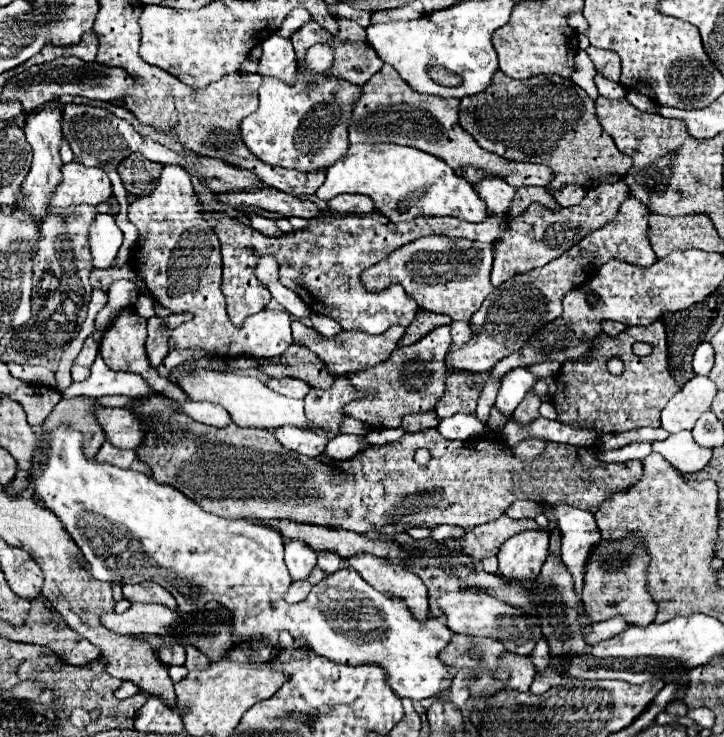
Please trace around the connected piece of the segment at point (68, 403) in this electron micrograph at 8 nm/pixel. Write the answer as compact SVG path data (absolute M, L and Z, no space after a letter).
M76 396L70 400L62 398L42 424L44 448L48 448L50 430L62 422L68 422L70 426L74 426L84 434L84 452L88 458L94 458L102 442L106 440L106 432L102 432L102 426L98 424L98 418L94 414L96 408L100 408L100 402L96 398L86 398L86 396Z

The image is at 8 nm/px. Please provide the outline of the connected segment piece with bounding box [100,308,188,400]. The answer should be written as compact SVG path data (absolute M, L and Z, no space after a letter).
M128 308L126 312L122 312L122 316L118 316L118 320L114 320L114 324L110 324L110 328L106 328L106 332L102 332L100 356L104 358L104 362L112 370L124 370L124 372L140 374L162 396L168 396L168 398L174 398L174 400L186 400L188 396L182 392L180 386L172 384L168 378L158 376L156 368L150 366L146 350L144 350L144 342L146 342L146 320L142 316L138 316L138 312L134 308Z

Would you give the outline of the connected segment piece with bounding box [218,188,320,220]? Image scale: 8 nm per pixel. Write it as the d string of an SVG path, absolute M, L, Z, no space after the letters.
M262 188L262 190L252 190L252 192L226 192L226 194L218 194L218 198L230 204L232 208L256 206L262 210L278 212L286 218L300 216L306 220L314 220L320 216L320 208L314 202L290 196L286 192L278 192L274 188Z

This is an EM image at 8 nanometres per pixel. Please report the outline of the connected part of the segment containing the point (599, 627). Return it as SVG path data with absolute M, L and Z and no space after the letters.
M614 616L612 620L604 620L604 622L596 622L594 630L586 634L586 641L589 644L596 644L602 640L610 639L620 632L624 632L630 624L626 624L626 620L622 620L622 616Z

